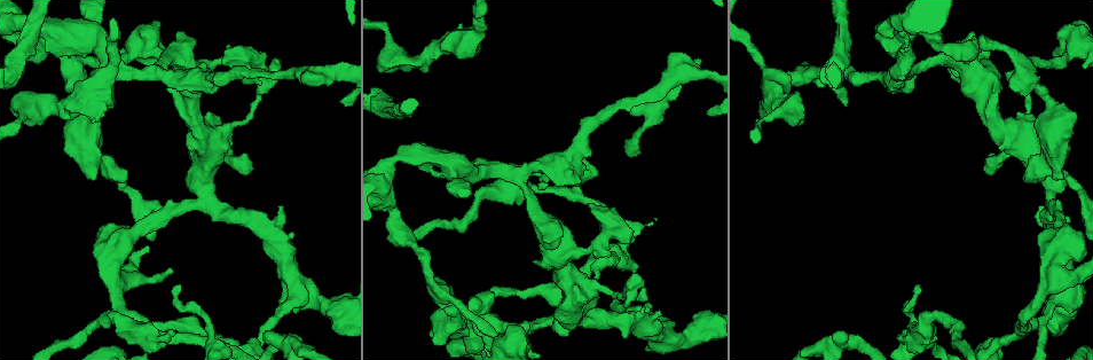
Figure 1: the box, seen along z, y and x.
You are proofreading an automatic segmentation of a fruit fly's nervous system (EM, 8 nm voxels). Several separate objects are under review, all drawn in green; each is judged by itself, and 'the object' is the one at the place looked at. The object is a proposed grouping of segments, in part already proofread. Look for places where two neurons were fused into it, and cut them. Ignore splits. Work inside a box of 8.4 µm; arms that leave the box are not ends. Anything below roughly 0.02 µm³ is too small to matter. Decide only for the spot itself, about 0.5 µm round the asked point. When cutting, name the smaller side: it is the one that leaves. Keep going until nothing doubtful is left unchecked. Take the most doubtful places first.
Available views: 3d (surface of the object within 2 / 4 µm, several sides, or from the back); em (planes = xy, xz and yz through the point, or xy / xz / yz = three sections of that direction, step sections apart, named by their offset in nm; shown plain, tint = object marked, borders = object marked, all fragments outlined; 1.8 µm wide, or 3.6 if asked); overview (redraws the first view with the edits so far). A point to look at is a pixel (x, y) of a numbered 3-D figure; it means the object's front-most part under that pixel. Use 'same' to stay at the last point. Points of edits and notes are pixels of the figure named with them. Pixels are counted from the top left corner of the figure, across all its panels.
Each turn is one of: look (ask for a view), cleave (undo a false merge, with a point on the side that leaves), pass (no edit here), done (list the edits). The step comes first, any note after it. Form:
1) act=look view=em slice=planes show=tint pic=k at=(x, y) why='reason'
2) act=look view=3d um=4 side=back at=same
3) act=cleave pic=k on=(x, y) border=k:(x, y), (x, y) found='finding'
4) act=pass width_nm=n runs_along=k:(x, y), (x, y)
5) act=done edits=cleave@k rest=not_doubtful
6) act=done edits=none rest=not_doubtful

act=look view=em slice=yz step=4 show=borders pic=1 at=(460, 168)

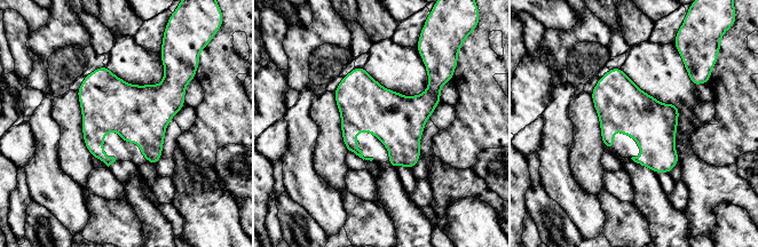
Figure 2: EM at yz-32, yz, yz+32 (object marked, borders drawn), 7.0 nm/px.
act=pass found='all the same neuron'

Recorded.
act=look view=3d um=4 pic=1 at=(591, 291) why='narrows sharply'

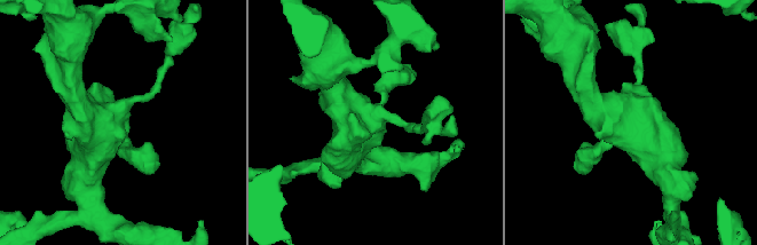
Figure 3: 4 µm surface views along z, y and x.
act=look view=em um=3.6 slice=planes show=borders pic=3 at=(376, 117)

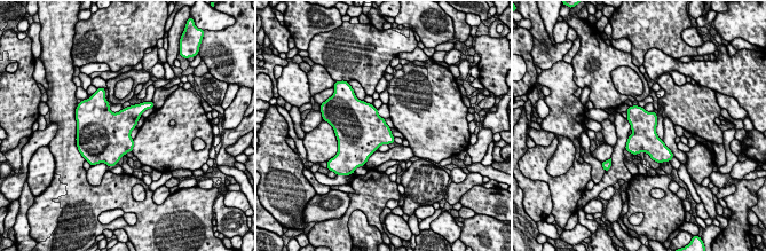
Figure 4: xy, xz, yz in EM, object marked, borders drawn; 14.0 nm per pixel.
act=pass found='continuous, no second neuron'

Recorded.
act=look view=3d um=4 pic=1 at=(1048, 188) why='three arms meet'

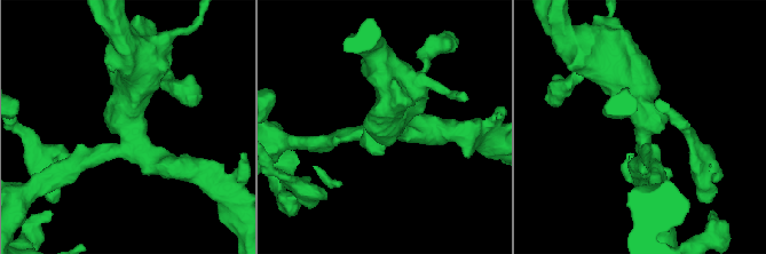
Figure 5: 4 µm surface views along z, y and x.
act=look view=em slice=xy step=16 show=tint pic=5 at=(127, 127) arms=3 arm_widths_nm=220,280,550 why='shape alone is not enough'

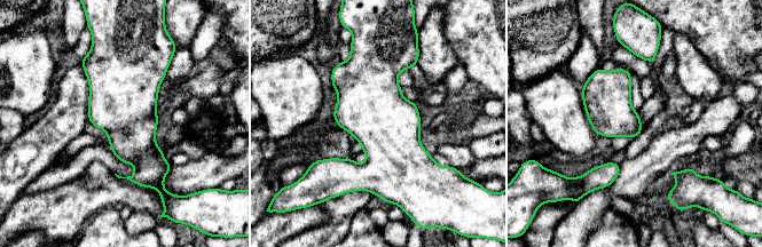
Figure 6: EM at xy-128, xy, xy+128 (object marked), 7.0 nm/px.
act=look view=em slice=planes show=tint at=same why='another direction'

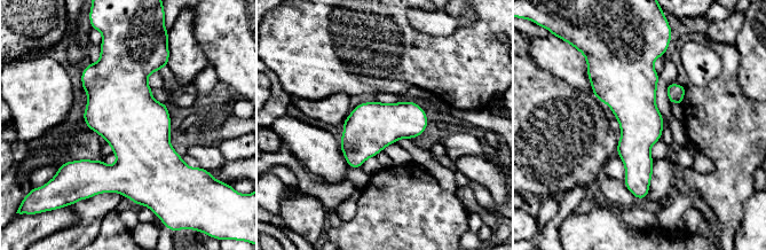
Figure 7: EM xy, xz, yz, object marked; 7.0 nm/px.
act=pass width_nm=300 found='continuous, no second neuron'

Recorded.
act=done edits=none rest=not_doubtful

